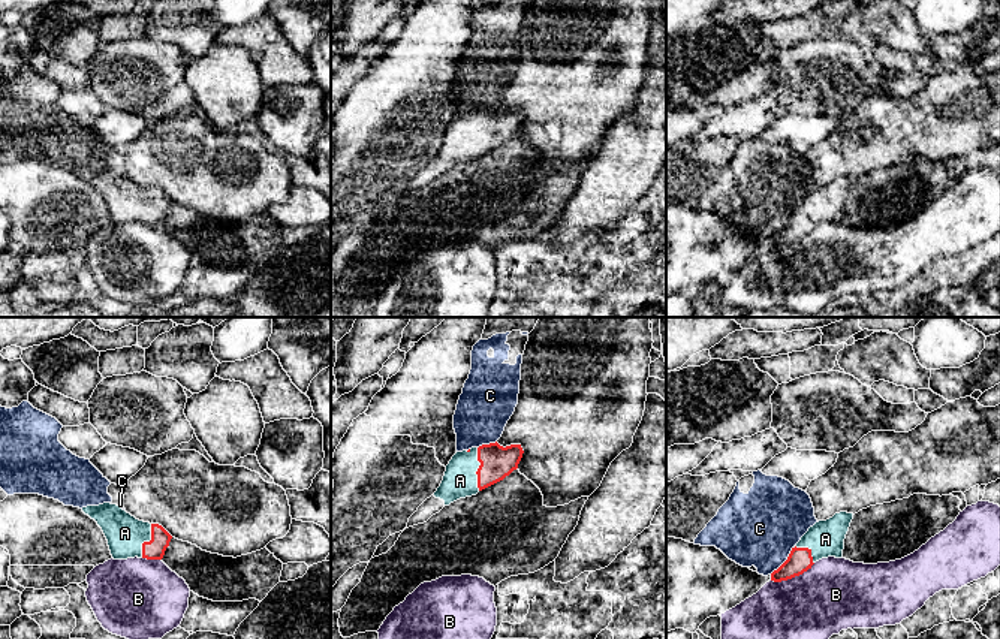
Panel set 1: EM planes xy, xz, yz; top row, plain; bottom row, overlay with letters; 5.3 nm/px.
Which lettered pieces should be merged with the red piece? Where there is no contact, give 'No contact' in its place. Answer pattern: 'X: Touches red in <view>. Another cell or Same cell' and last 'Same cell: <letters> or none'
A: Touches red in xz. Same cell
B: Touches red in yz. Another cell
C: Touches red in yz. Another cell
Same cell: A

